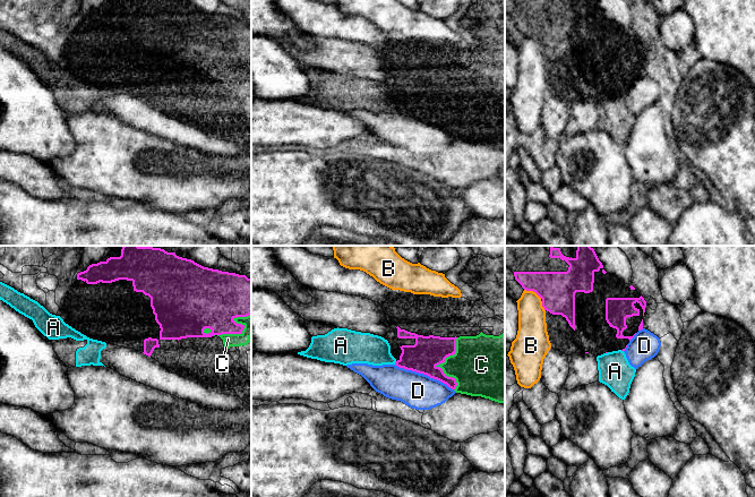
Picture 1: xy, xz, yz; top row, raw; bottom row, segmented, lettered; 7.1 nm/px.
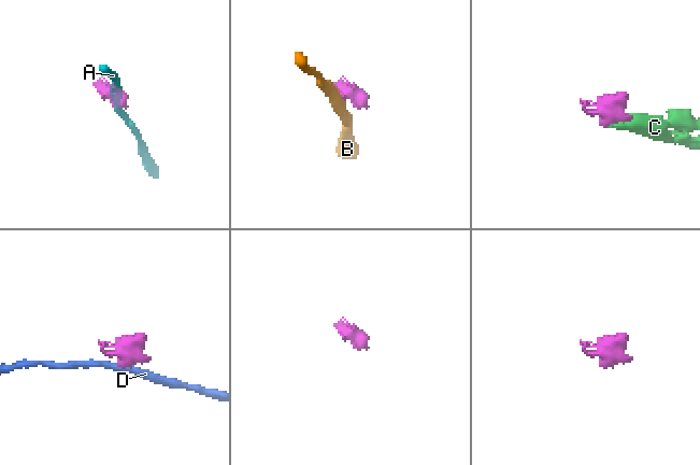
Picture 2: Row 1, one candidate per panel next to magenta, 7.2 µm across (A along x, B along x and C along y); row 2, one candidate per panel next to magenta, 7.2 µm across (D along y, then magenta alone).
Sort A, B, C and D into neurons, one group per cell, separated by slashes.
A / B / C / D

